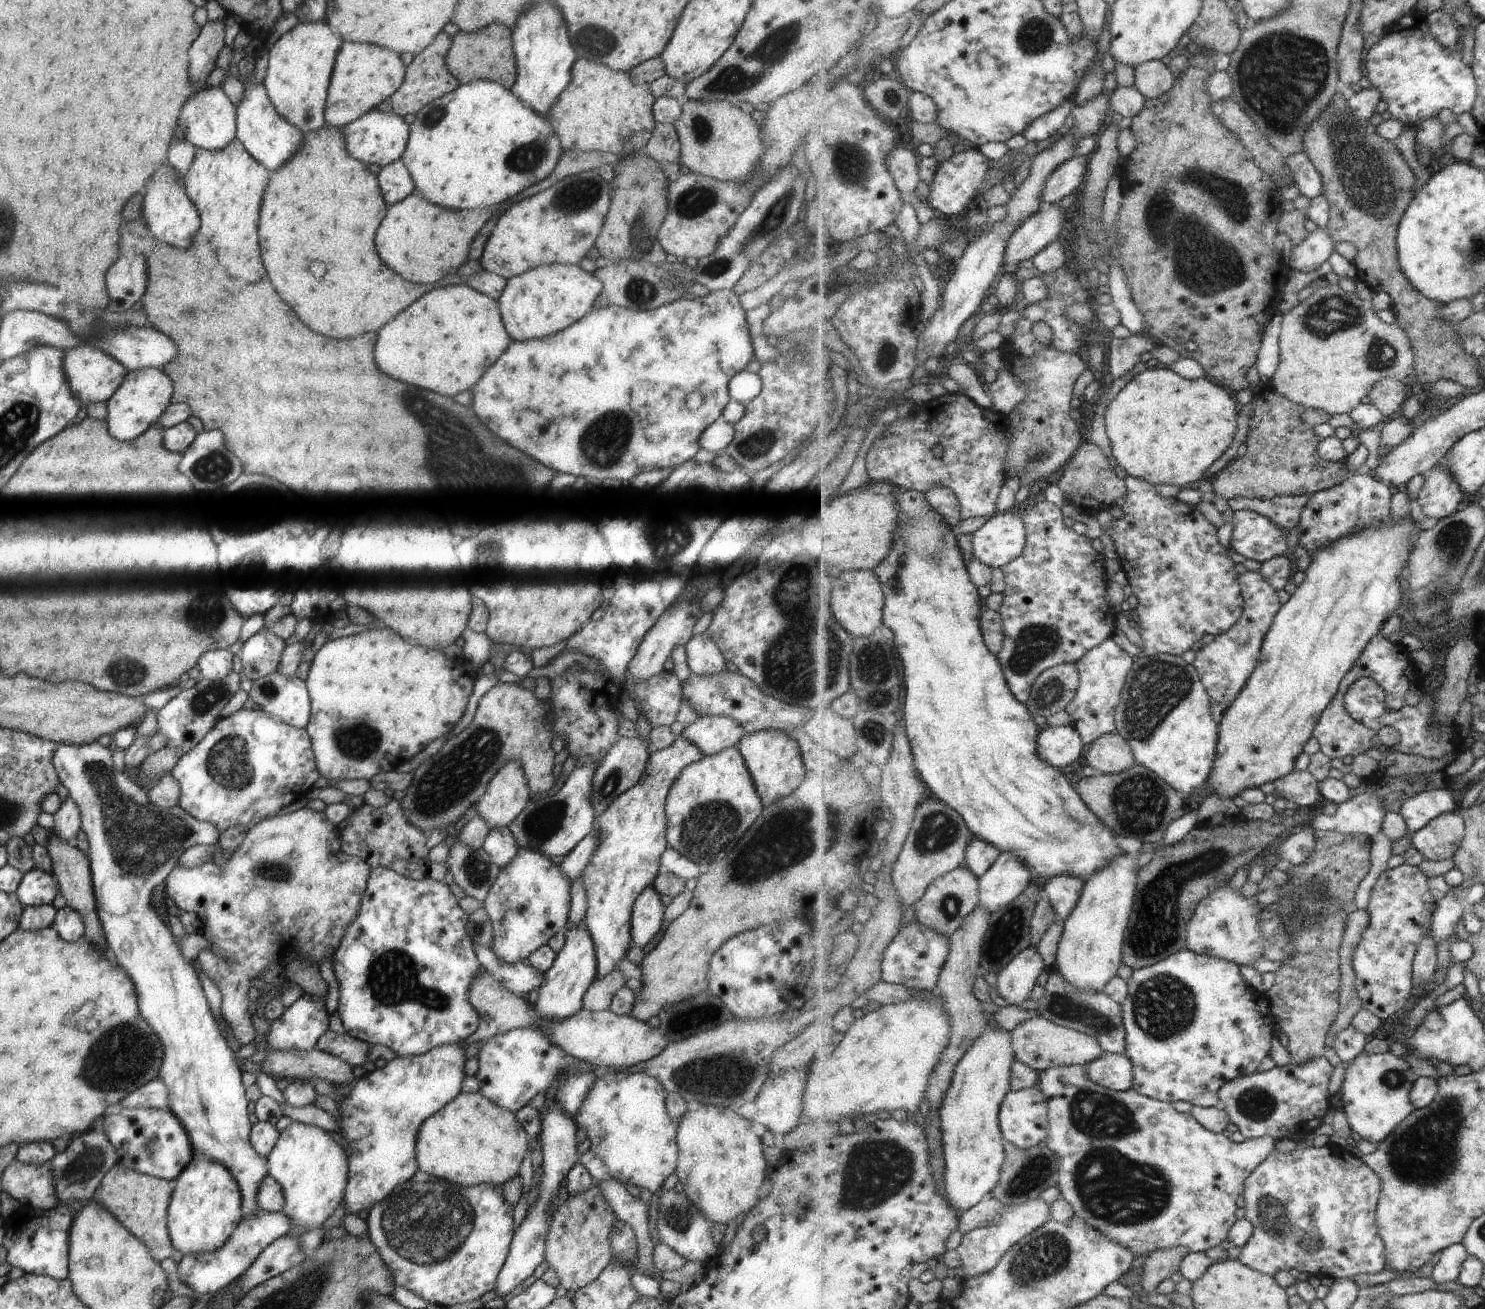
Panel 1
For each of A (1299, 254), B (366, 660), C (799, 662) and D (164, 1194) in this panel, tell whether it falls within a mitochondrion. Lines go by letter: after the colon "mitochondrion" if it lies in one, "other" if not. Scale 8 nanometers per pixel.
A: other
B: other
C: mitochondrion
D: other

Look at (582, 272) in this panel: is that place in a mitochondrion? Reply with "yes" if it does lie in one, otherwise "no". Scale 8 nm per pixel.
no

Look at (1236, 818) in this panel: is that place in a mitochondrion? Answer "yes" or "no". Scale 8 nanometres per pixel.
no

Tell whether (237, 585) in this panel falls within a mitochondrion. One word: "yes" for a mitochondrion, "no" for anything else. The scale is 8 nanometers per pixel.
yes

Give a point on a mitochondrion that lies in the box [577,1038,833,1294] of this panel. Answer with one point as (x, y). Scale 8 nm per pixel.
(716, 1074)

